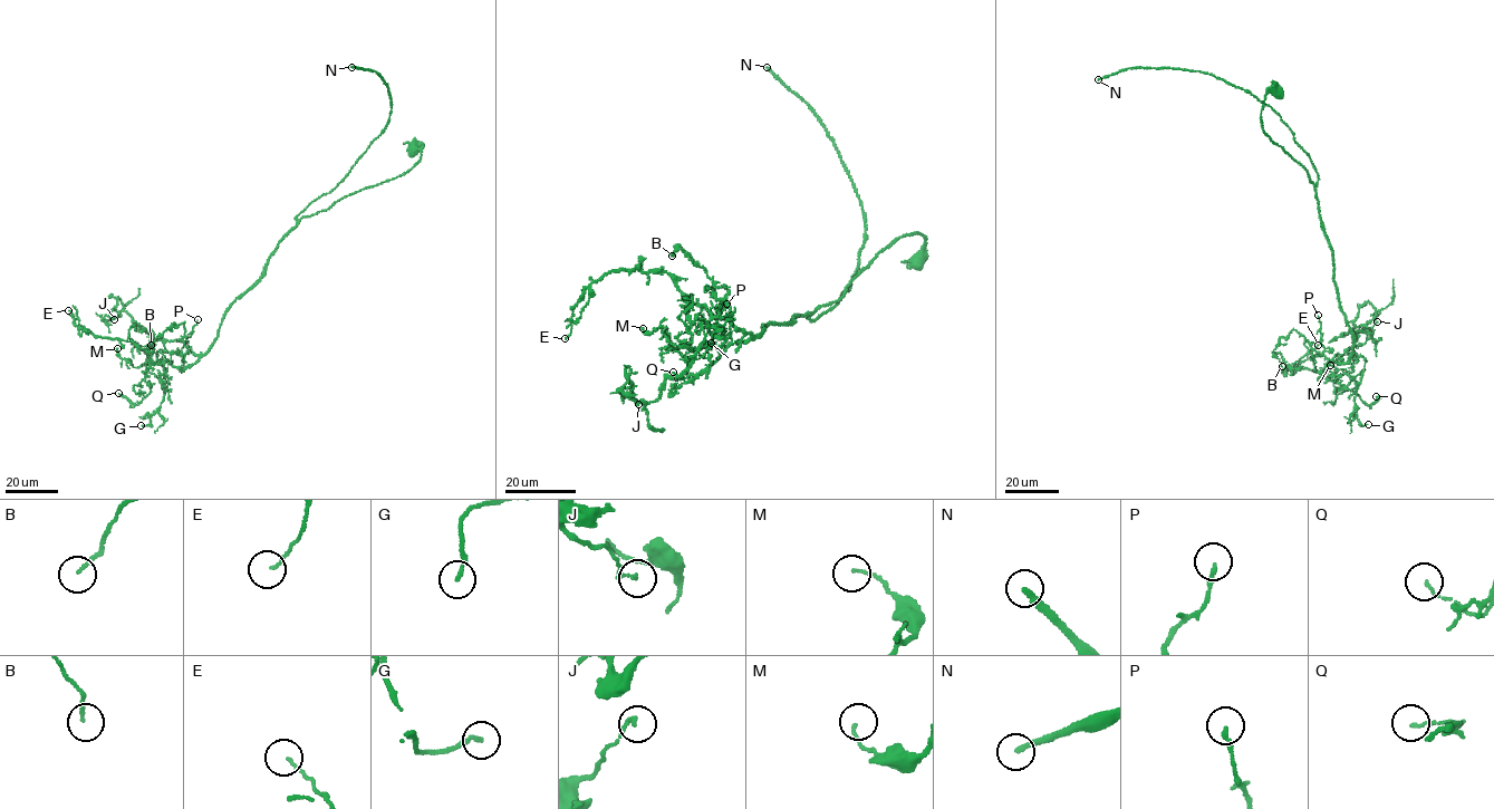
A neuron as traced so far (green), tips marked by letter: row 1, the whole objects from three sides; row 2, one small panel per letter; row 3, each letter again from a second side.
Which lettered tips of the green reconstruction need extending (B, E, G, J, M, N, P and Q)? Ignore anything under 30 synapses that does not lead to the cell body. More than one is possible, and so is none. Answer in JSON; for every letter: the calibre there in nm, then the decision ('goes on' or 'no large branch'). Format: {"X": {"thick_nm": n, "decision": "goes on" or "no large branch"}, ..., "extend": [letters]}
{"B": {"thick_nm": 140, "decision": "no large branch"}, "E": {"thick_nm": 100, "decision": "no large branch"}, "G": {"thick_nm": 160, "decision": "no large branch"}, "J": {"thick_nm": 140, "decision": "no large branch"}, "M": {"thick_nm": 100, "decision": "no large branch"}, "N": {"thick_nm": 220, "decision": "goes on"}, "P": {"thick_nm": 170, "decision": "no large branch"}, "Q": {"thick_nm": 100, "decision": "no large branch"}, "extend": ["N"]}

